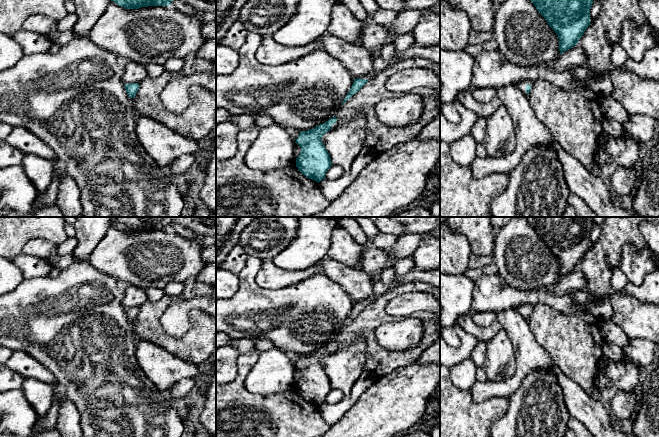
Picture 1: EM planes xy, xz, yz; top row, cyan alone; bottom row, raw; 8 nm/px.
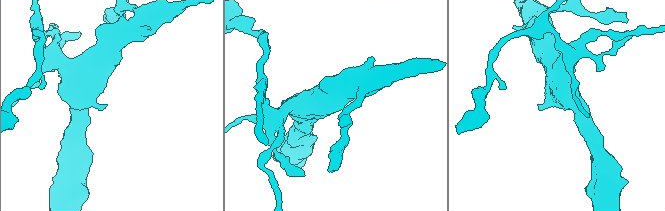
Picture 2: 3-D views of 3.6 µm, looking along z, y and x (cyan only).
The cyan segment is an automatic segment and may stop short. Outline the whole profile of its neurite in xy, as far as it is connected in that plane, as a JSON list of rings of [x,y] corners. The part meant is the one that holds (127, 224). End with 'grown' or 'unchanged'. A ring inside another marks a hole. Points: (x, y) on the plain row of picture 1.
[[[112,217],[111,225],[126,233],[148,230],[169,230],[174,217]]]; unchanged

